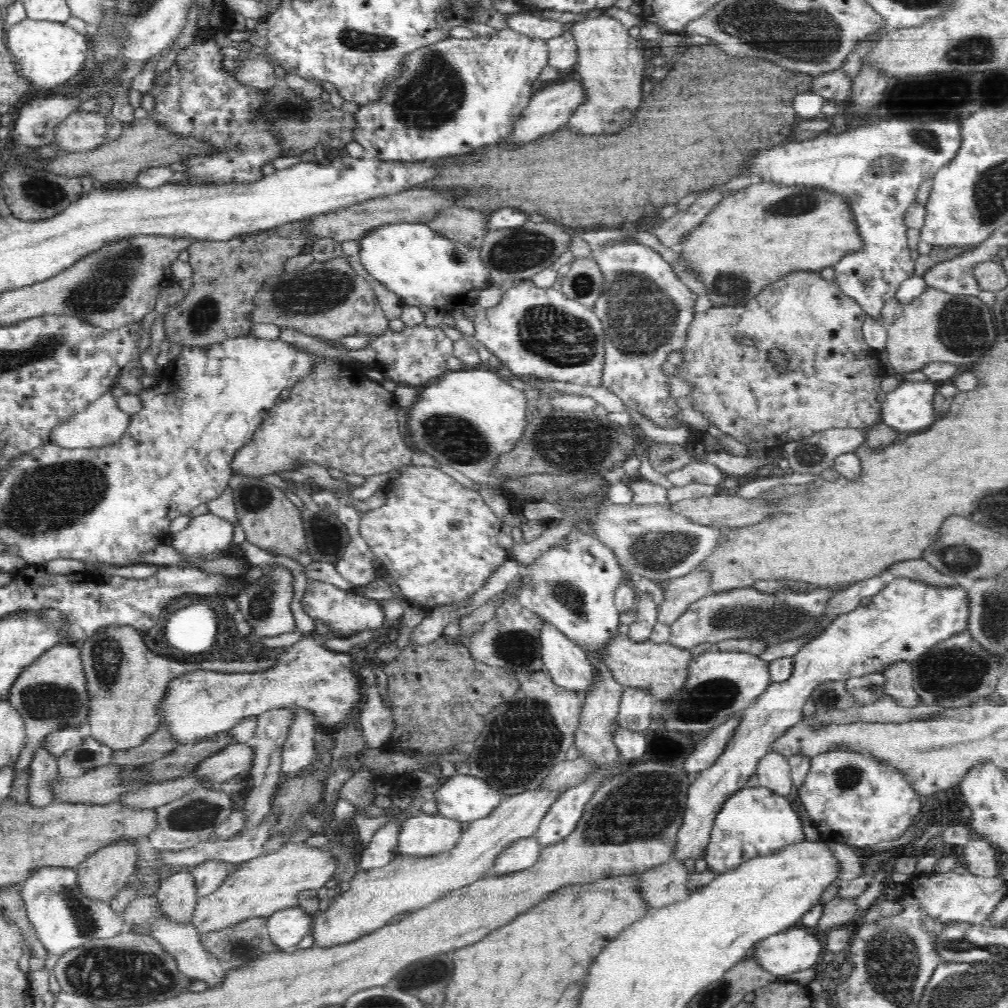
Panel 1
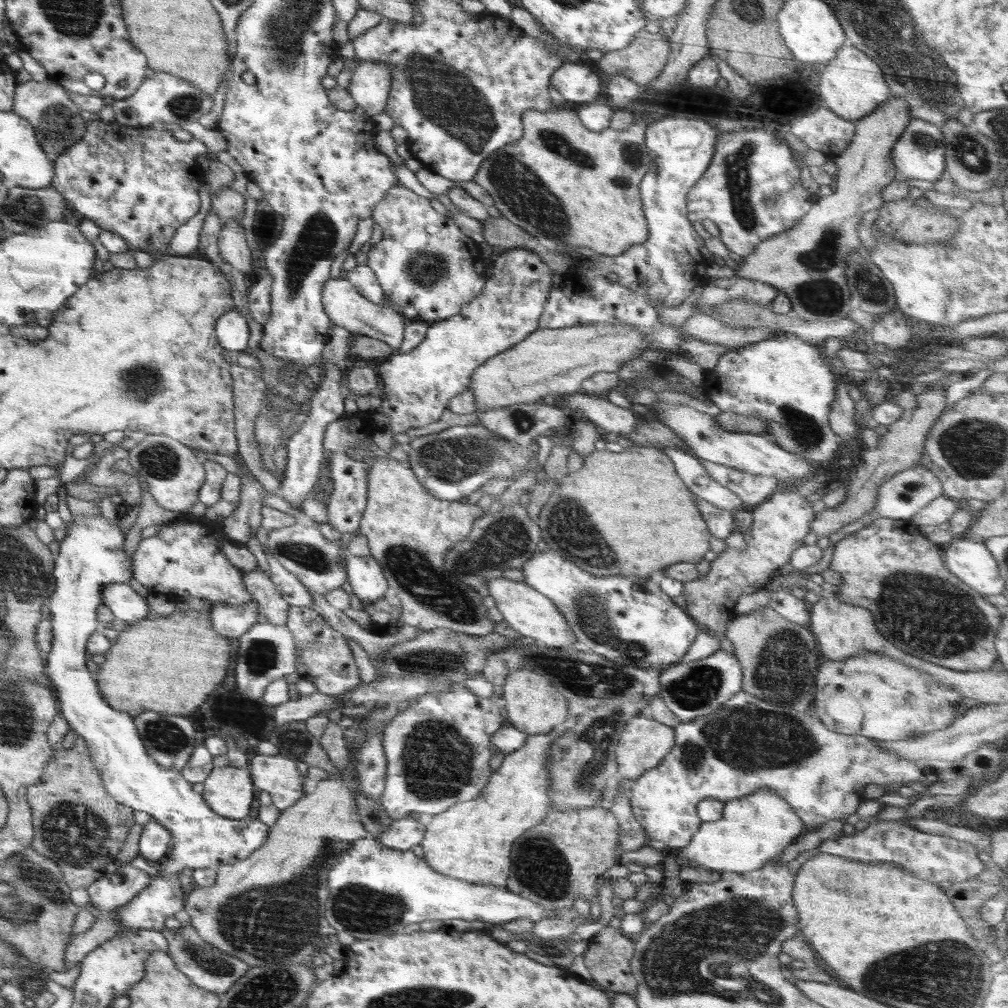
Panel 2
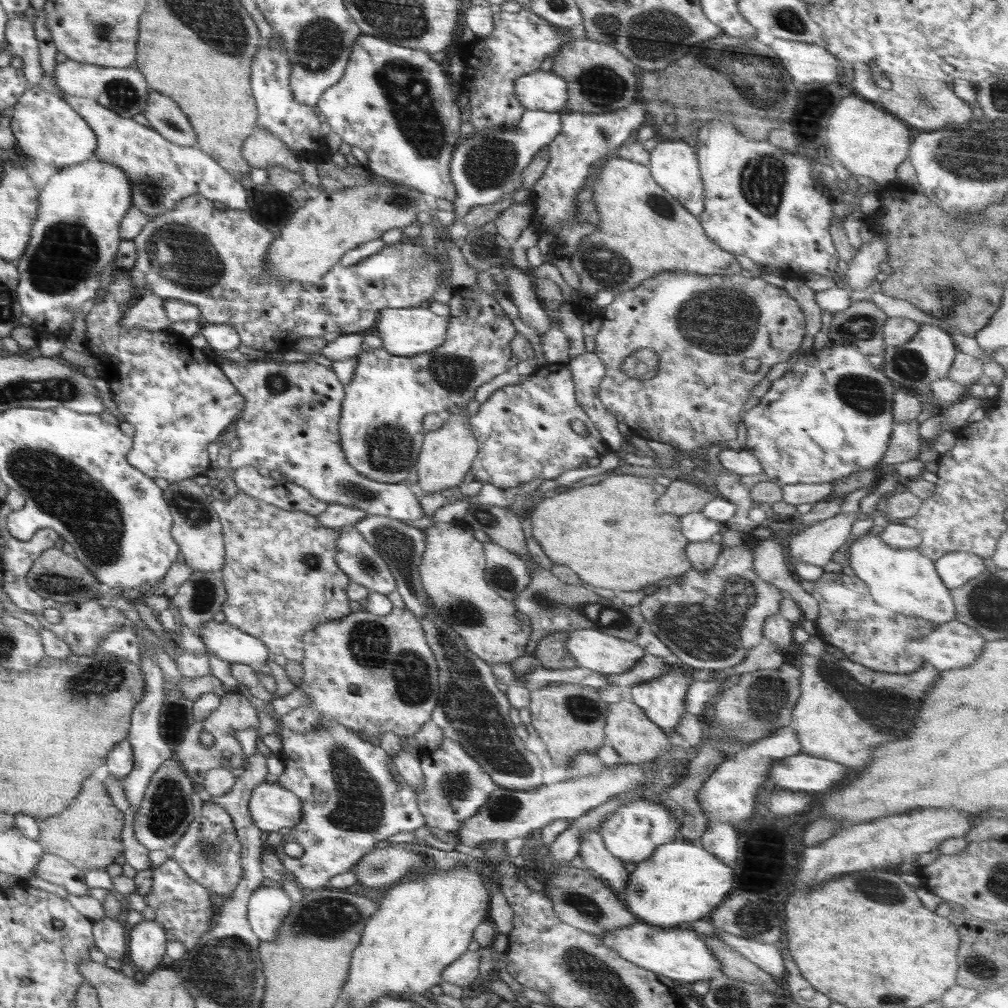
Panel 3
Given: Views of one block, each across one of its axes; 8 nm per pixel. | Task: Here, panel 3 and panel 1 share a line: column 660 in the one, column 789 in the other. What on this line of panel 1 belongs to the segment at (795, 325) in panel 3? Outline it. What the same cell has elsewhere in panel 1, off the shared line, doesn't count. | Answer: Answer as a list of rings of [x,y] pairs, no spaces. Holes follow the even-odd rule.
[[[794,271],[785,274],[781,279],[764,287],[752,300],[749,300],[744,305],[736,306],[716,306],[711,307],[703,312],[695,312],[694,318],[690,323],[687,332],[685,347],[681,348],[683,360],[677,365],[676,378],[688,382],[694,388],[688,394],[688,397],[694,400],[692,410],[700,412],[709,421],[710,425],[722,431],[722,435],[731,436],[744,444],[748,448],[748,458],[759,458],[760,452],[770,452],[771,450],[780,449],[785,446],[786,442],[792,440],[800,440],[813,436],[816,432],[823,432],[830,428],[858,428],[867,429],[873,427],[881,420],[882,406],[877,401],[878,394],[881,392],[881,384],[886,374],[886,366],[879,359],[879,350],[868,346],[862,334],[862,326],[867,314],[862,310],[862,307],[846,296],[834,280],[826,281],[819,271]],[[738,338],[750,338],[753,340],[753,345],[748,346],[740,343]],[[770,348],[777,348],[785,352],[787,356],[787,365],[785,369],[776,369],[770,364],[768,354]]]

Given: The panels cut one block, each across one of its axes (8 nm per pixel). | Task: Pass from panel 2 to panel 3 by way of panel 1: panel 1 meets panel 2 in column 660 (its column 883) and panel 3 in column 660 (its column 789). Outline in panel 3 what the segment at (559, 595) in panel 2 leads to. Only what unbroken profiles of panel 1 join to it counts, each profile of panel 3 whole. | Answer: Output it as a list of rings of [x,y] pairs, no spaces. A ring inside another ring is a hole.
[[[671,671],[660,678],[634,684],[631,701],[642,708],[644,714],[669,737],[686,713],[684,698],[691,685],[688,682],[688,677],[681,671]]]

